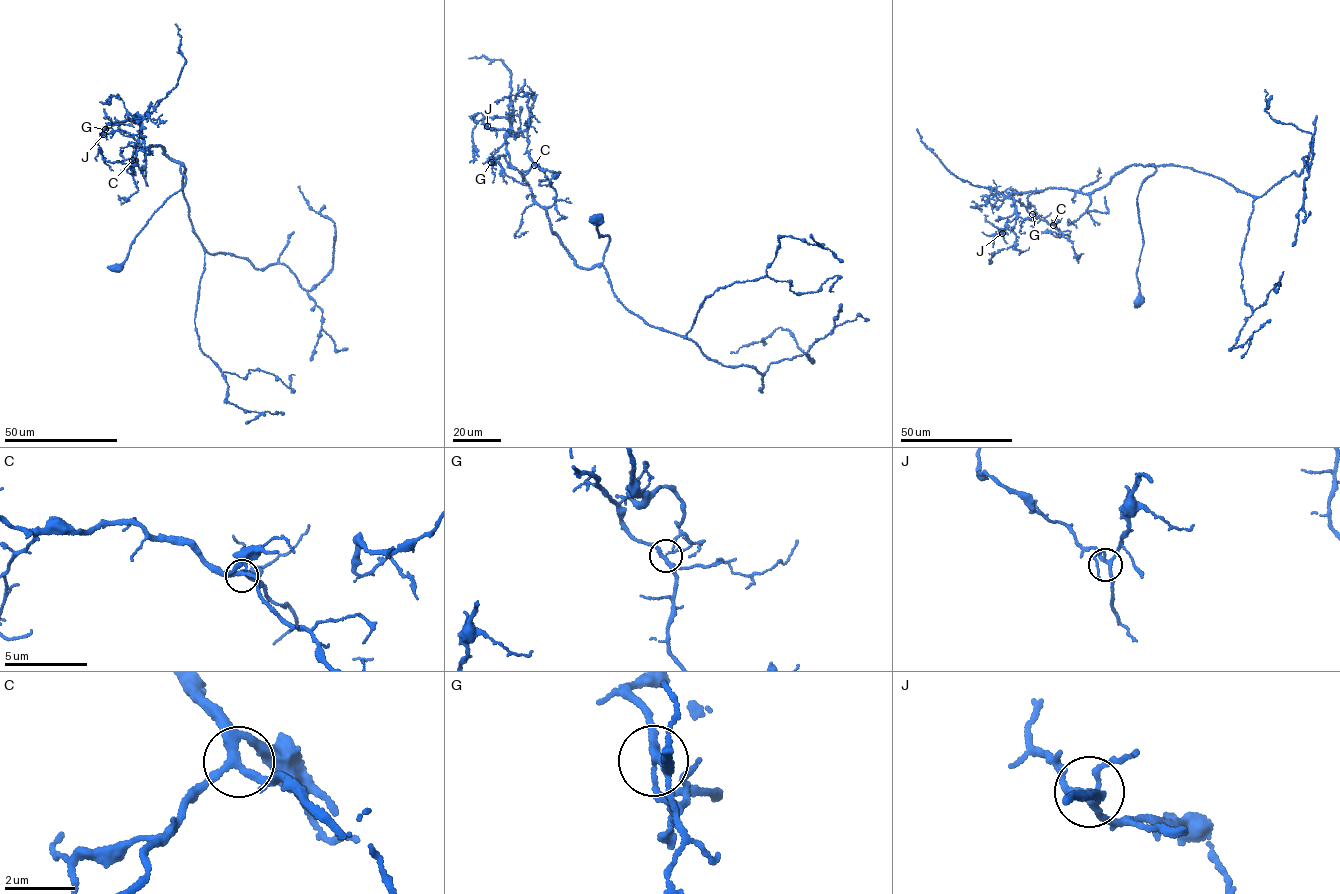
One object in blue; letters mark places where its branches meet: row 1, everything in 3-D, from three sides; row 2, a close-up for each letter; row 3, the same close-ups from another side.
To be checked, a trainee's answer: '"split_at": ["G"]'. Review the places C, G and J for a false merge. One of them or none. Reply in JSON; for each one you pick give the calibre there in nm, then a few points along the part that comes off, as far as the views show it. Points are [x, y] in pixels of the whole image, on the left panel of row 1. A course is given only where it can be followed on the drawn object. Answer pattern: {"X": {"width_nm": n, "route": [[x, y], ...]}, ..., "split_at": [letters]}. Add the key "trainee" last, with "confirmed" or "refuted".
{"G": {"width_nm": 200, "route": [[104, 129], [132, 119], [141, 125], [143, 142], [133, 151], [131, 167], [138, 191], [121, 203], [119, 196]]}, "split_at": ["G"], "trainee": "confirmed"}

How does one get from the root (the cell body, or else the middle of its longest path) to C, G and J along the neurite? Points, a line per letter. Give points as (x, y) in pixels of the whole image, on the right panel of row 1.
C: (1139, 300), (1137, 198), (1153, 164), (1129, 166), (1088, 194), (1050, 188), (1007, 196), (1017, 215), (1053, 225)
G: (1139, 300), (1137, 198), (1153, 164), (1129, 166), (1088, 194), (1032, 193), (1026, 209), (1032, 214)
J: (1139, 300), (1137, 198), (1153, 164), (1129, 166), (1088, 194), (1014, 192), (1007, 196), (1017, 214), (1002, 233)

